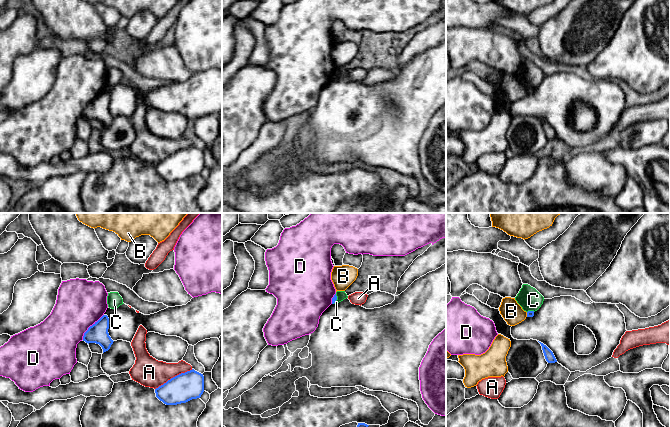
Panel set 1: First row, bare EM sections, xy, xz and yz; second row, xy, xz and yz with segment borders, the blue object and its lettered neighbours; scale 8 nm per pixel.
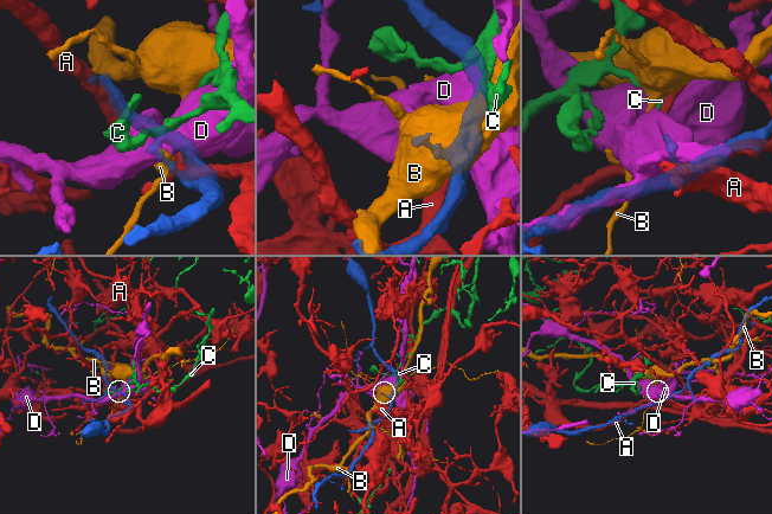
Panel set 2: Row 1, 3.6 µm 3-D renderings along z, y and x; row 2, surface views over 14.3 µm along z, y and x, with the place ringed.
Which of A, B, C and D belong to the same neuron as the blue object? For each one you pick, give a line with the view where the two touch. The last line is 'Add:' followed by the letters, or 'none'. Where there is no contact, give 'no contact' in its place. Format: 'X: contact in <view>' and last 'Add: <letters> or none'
Add: none

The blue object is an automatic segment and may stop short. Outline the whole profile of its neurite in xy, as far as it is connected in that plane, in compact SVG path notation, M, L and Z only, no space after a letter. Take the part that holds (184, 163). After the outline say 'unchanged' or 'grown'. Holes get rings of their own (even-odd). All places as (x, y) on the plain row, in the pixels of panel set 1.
M194 145L181 149L155 165L156 173L166 181L186 179L200 174L204 168L204 152Z | unchanged

